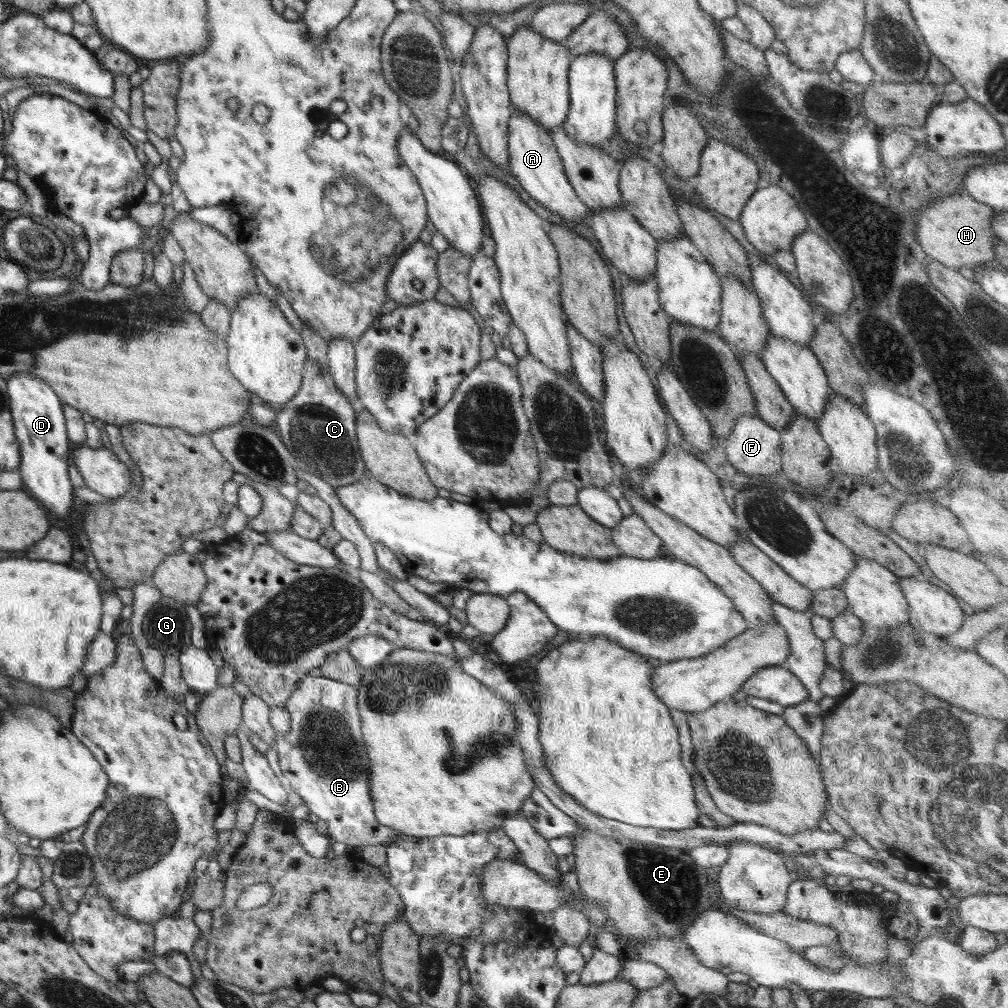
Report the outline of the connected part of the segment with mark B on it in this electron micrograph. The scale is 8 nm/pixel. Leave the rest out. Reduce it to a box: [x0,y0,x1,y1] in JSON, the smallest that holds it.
[274,673,402,846]

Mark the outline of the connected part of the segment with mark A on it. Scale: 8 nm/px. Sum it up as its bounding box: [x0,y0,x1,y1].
[508,107,591,224]

